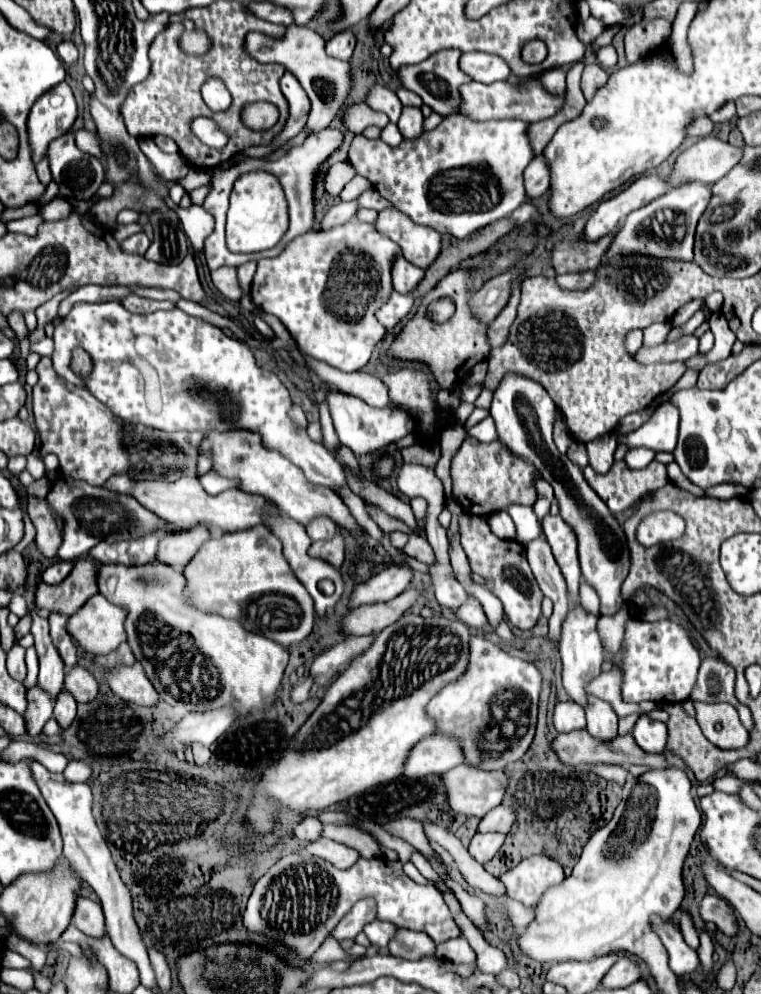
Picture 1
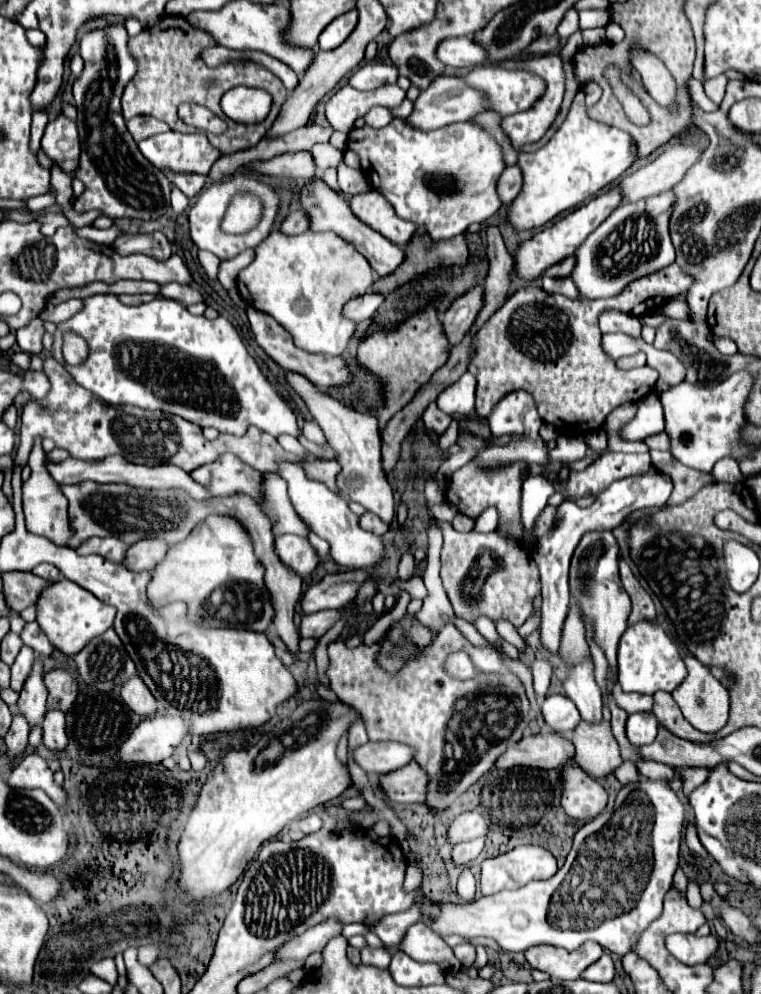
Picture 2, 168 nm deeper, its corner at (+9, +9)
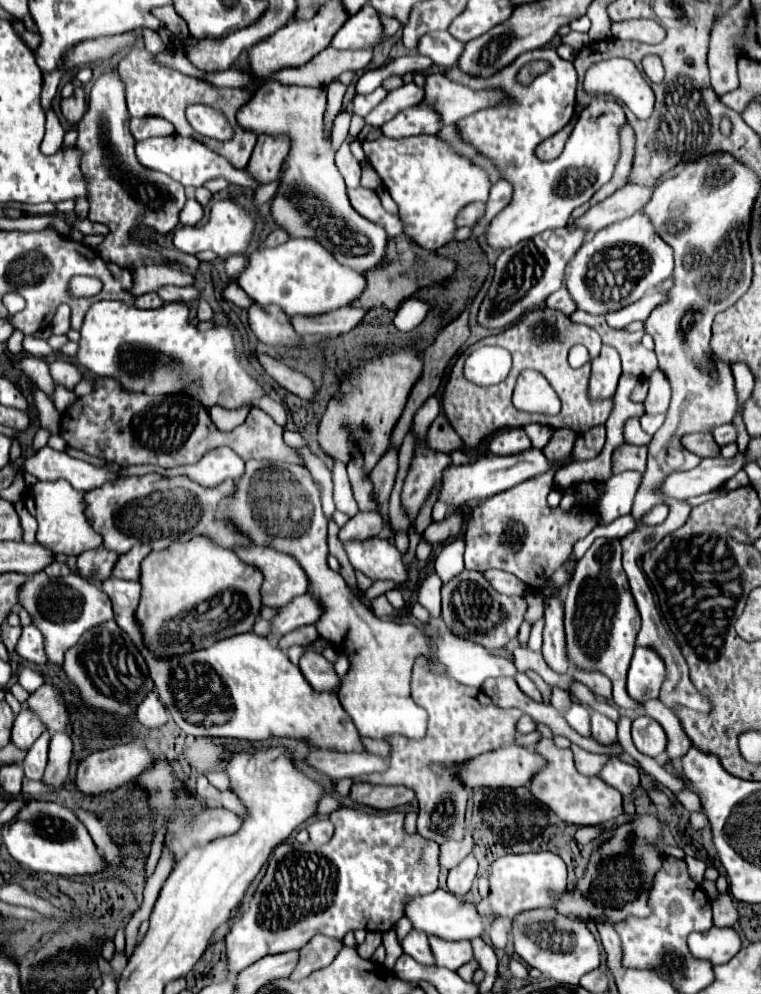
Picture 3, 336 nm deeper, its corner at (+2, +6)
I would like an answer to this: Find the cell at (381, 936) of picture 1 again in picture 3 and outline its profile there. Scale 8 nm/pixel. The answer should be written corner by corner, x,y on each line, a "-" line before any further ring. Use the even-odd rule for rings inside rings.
412,929
402,941
402,949
406,955
414,957
422,965
434,965
434,957
430,957
430,947
428,947
428,937
424,931

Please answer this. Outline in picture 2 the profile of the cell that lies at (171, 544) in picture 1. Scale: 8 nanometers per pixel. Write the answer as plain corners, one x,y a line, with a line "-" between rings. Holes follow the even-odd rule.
143,538
127,550
127,558
123,560
123,566
129,570
151,570
167,552
167,544
159,538

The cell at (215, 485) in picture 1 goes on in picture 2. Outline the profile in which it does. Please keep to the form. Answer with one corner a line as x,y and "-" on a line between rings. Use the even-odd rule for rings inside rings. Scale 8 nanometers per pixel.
223,454
223,458
191,470
189,476
203,484
205,490
211,490
213,496
231,496
243,492
255,502
259,502
261,496
261,472
253,470
233,454

